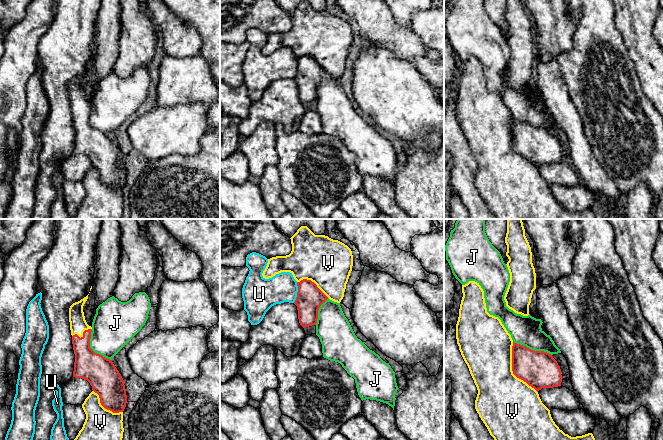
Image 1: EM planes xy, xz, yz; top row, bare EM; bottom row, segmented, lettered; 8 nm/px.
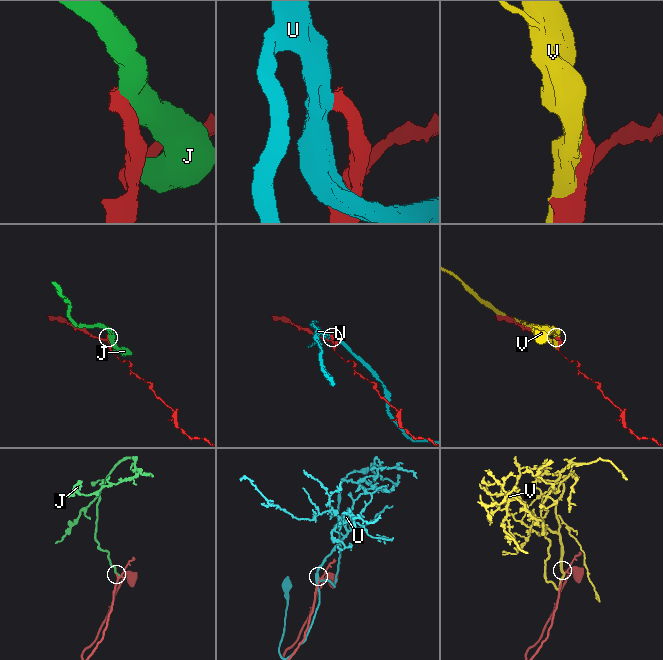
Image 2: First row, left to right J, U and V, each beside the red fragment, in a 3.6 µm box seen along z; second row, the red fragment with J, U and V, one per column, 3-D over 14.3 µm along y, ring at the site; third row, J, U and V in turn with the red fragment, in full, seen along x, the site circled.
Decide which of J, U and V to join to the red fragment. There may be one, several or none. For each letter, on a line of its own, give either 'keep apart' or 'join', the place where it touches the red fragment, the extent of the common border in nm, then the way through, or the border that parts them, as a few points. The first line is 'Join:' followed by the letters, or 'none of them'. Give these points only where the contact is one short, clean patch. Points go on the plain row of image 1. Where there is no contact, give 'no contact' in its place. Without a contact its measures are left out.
Join: V
J: keep apart; meets red in xy at (91, 125); contact 300 nm long
U: keep apart; meets red in xz at (297, 68); contact 170 nm long; border along xz (297, 58), (297, 72), (293, 78)
V: join; meets red in yz at (512, 146); contact 460 nm long

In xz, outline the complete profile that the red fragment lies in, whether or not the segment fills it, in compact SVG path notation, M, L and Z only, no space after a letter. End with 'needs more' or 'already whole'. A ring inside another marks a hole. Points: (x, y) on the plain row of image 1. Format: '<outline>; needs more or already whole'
M301 2L290 14L292 27L286 32L268 35L262 49L269 55L281 48L290 48L297 57L297 82L300 101L316 101L318 86L329 74L340 79L344 73L353 42L351 25L325 11L315 11Z; needs more

